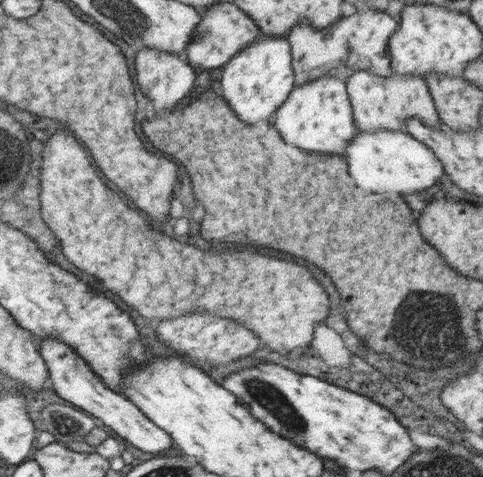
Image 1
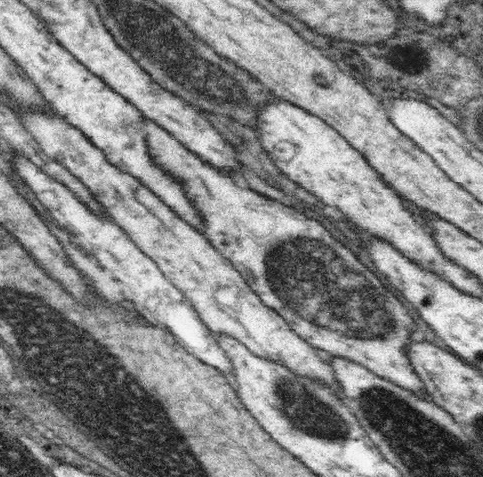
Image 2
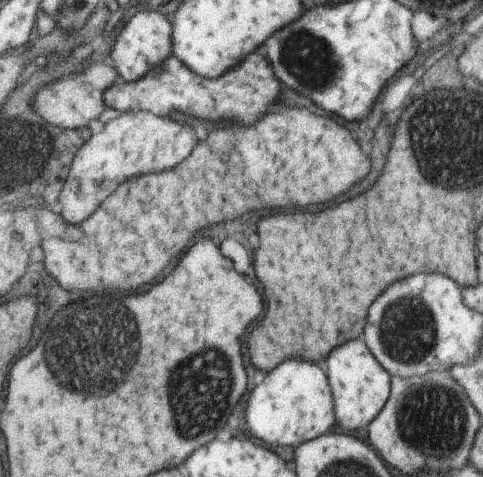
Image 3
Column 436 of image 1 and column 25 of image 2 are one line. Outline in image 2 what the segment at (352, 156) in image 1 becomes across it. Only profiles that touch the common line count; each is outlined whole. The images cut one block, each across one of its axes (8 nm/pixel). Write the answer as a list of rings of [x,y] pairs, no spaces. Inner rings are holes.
[[[14,158],[14,164],[16,164],[20,178],[24,178],[24,184],[32,188],[36,198],[48,208],[50,216],[58,224],[66,226],[72,234],[80,234],[82,248],[88,254],[96,256],[100,266],[114,272],[114,278],[122,284],[126,298],[132,300],[134,304],[138,304],[136,306],[138,312],[144,310],[148,314],[148,320],[152,320],[152,322],[156,320],[158,324],[164,324],[164,328],[168,328],[168,332],[174,334],[174,338],[180,342],[180,346],[184,346],[190,354],[194,354],[204,364],[218,368],[224,376],[232,374],[232,362],[228,360],[224,348],[218,344],[216,334],[206,328],[206,324],[202,322],[200,314],[192,308],[188,298],[162,274],[158,264],[134,244],[134,240],[124,232],[122,226],[118,226],[114,220],[106,220],[106,216],[102,216],[98,212],[92,212],[88,208],[88,204],[84,204],[78,196],[74,196],[74,192],[70,192],[70,188],[62,186],[62,182],[58,184],[54,178],[44,174],[28,158]]]

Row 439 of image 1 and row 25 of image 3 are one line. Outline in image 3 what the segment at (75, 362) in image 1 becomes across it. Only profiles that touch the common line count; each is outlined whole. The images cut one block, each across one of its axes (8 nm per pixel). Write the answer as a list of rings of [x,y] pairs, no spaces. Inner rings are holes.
[[[139,8],[135,16],[121,28],[115,40],[109,46],[109,58],[117,70],[117,78],[125,84],[141,80],[151,68],[159,66],[165,58],[171,56],[171,22],[167,16],[161,16],[155,10]]]

